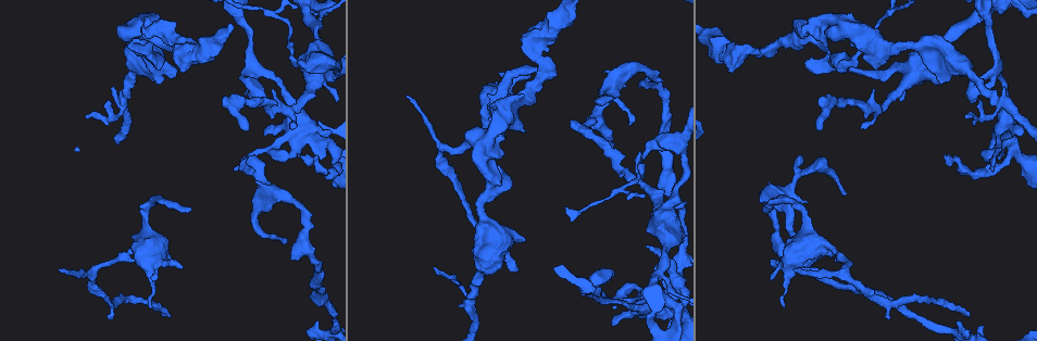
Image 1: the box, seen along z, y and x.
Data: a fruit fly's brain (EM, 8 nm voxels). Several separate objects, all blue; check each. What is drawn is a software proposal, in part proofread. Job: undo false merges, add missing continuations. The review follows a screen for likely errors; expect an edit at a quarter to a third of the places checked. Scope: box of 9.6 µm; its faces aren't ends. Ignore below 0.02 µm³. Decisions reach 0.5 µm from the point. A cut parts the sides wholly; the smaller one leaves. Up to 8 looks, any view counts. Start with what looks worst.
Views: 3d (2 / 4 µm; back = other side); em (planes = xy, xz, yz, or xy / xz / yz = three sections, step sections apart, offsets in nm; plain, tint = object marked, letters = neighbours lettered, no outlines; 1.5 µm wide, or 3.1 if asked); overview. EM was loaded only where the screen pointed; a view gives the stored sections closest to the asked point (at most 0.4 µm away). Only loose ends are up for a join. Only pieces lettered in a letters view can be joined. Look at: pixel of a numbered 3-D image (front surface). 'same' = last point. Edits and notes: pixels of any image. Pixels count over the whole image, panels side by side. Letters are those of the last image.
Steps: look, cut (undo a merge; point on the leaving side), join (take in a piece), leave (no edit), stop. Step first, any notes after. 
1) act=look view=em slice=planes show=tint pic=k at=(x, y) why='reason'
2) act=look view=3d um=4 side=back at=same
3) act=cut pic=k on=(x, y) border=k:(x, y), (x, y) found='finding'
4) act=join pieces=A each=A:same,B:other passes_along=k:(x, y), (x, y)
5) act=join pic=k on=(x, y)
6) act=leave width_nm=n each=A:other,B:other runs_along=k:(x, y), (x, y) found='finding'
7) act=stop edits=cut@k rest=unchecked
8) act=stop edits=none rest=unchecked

act=look view=em slice=planes show=letters pic=1 at=(767, 210) why='free end'

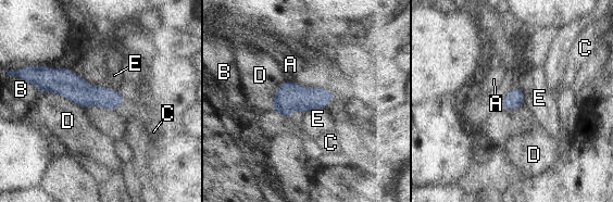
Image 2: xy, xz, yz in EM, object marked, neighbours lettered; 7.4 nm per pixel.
act=leave each=A:other,B:other,C:other,D:other,E:other runs_along=2:(37, 76), (88, 96), (120, 99) found='no lettered piece goes on from it'

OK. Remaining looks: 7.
act=look view=em slice=planes show=plain pic=1 at=(407, 98) why='thin end'

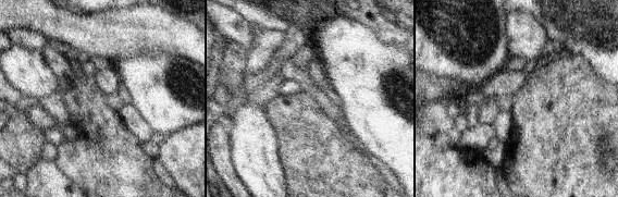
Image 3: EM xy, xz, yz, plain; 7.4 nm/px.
act=look view=em slice=planes show=letters at=same

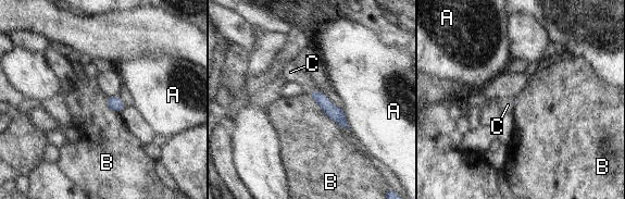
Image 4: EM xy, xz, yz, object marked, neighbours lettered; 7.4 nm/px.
act=join pieces=C each=A:other,B:other,C:same passes_along=4:(337, 114), (315, 90), (290, 72) found='it goes on there'

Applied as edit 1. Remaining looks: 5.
act=look view=3d um=2 pic=1 at=(965, 116) why='branch stops here'

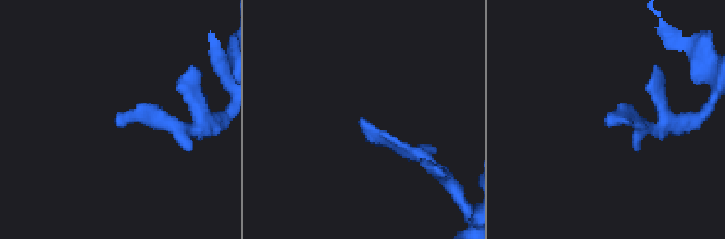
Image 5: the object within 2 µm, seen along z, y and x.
act=look view=em slice=planes show=letters pic=5 at=(607, 122) why='need the tissue'

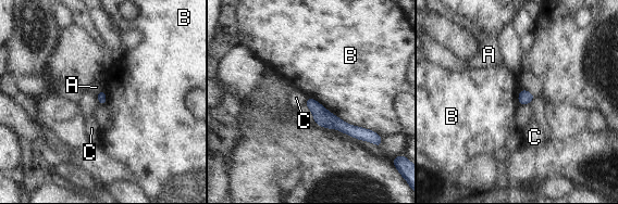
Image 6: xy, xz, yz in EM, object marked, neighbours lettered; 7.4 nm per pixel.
act=leave width_nm=70 longest_contact=B:600nm each=A:other,B:other,C:other found='no lettered piece goes on from it'

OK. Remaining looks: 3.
act=stop edits=join@4 rest=unchecked

